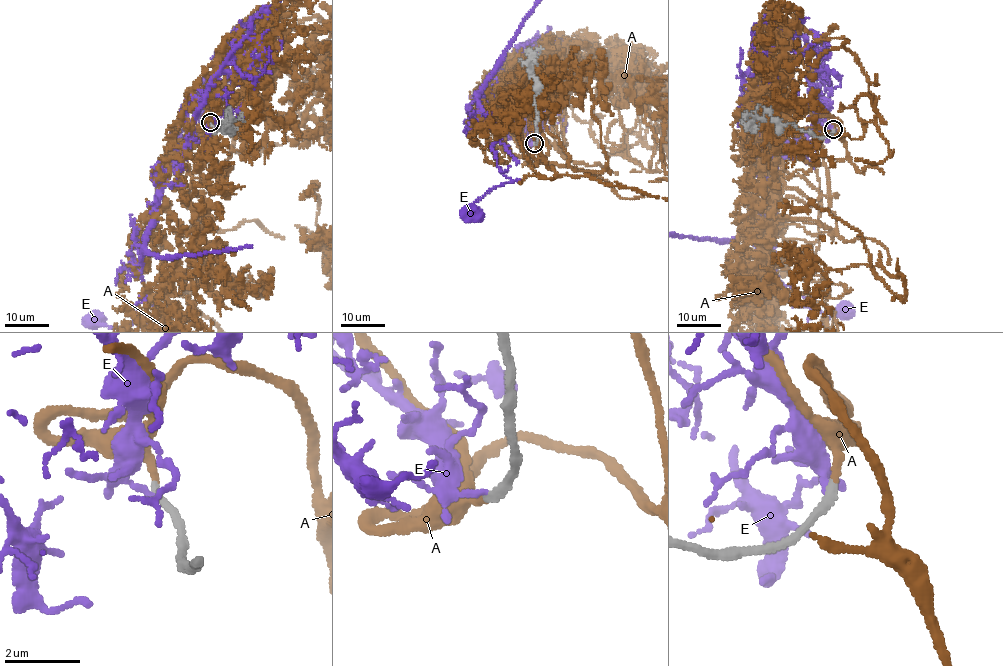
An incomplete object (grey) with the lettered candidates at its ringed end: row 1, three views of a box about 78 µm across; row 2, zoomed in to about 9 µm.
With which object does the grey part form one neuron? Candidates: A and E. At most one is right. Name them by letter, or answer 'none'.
A

